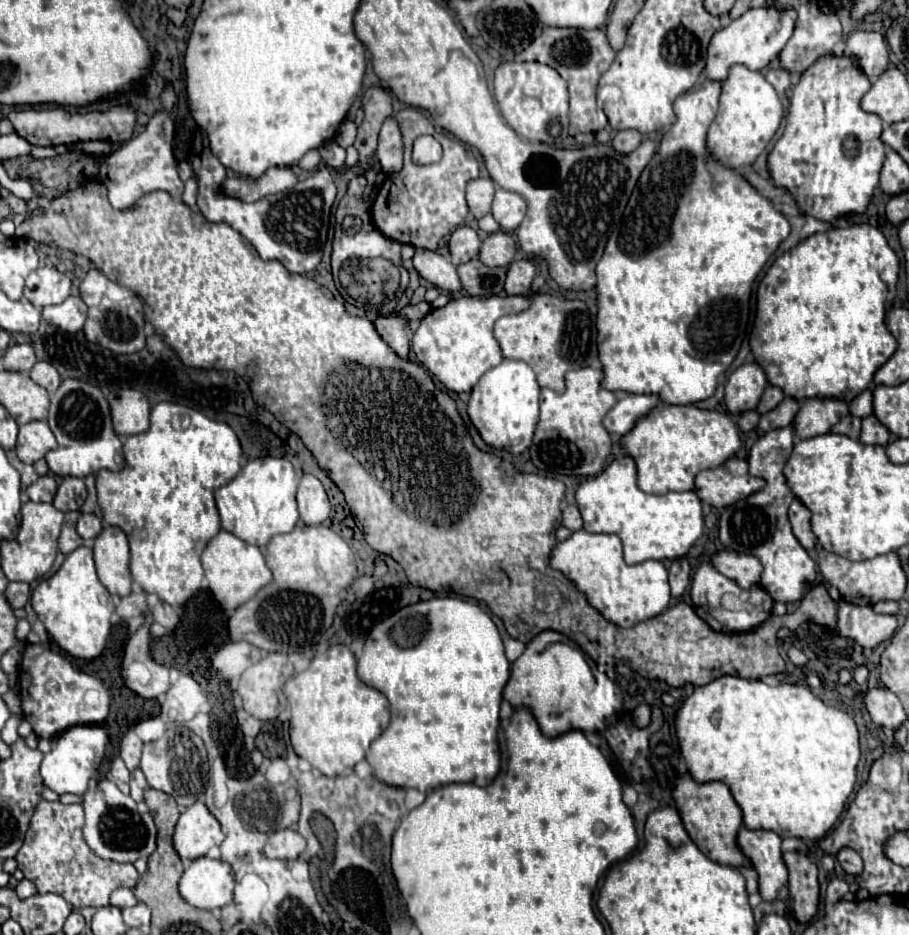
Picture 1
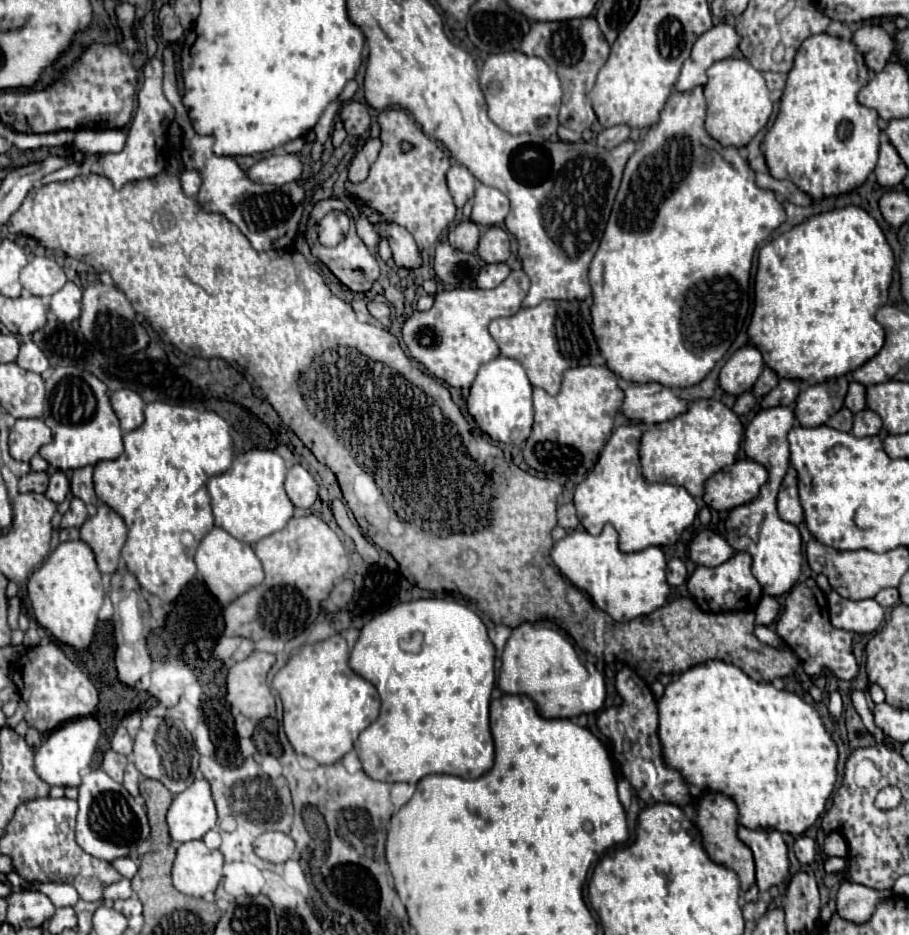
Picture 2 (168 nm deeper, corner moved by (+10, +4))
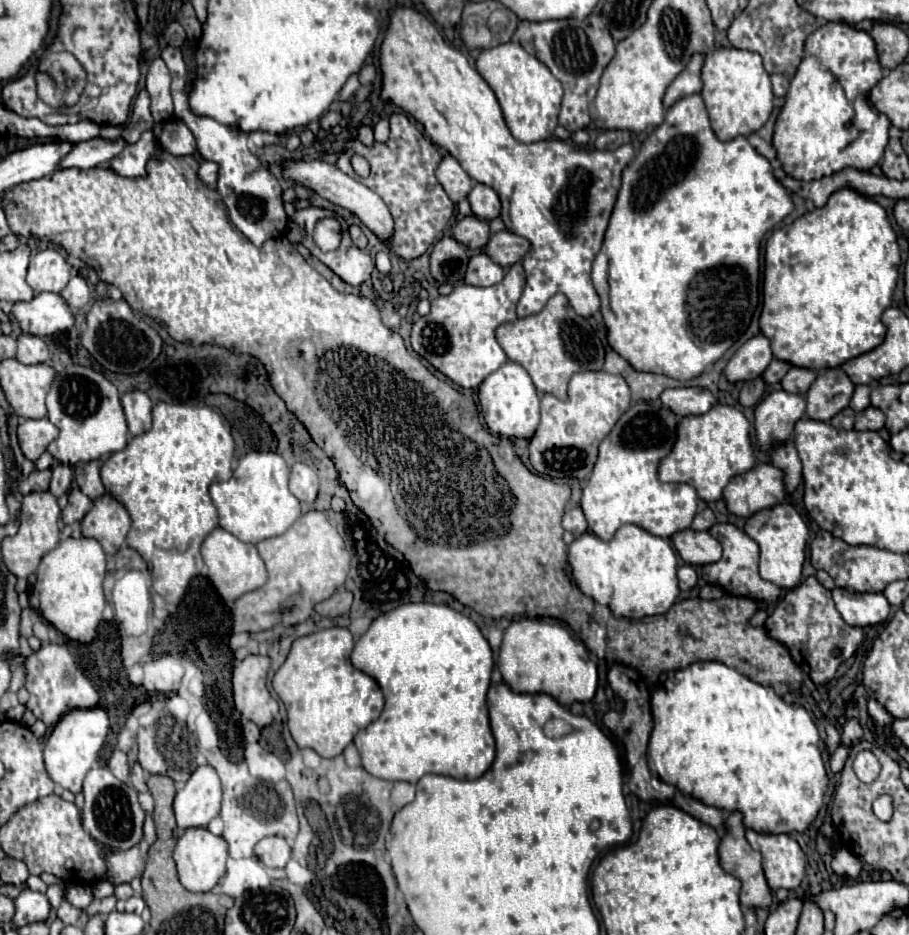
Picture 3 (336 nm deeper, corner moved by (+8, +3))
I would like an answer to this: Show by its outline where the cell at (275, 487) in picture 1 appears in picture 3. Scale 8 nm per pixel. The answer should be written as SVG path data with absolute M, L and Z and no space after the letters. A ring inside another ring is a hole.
M234 442L234 458L232 458L232 478L230 478L230 480L226 480L226 482L214 482L214 484L210 486L210 496L212 496L212 502L214 502L214 506L216 506L216 510L218 510L218 518L220 518L220 528L224 528L224 530L228 530L228 532L230 532L230 534L234 534L234 536L236 536L238 540L242 540L242 542L248 542L248 544L258 544L258 542L262 542L262 540L266 540L266 538L272 538L272 536L280 536L280 534L284 534L284 532L286 532L286 530L288 530L288 528L292 526L292 522L294 522L294 520L296 520L296 518L300 516L300 502L298 502L298 498L296 498L296 496L292 496L292 492L290 492L289 490L290 472L292 472L292 466L294 466L294 464L290 464L290 466L288 466L288 462L284 462L284 460L282 460L282 456L278 456L276 452L248 452L248 454L244 456L244 458L240 458L240 462L239 462L235 458L235 442Z

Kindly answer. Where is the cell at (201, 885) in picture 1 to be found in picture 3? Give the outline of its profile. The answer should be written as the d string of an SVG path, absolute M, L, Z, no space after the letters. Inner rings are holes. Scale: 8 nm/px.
M186 830L174 848L174 860L178 866L180 884L190 892L210 892L218 880L226 874L228 860L228 844L224 838L210 834L208 830Z

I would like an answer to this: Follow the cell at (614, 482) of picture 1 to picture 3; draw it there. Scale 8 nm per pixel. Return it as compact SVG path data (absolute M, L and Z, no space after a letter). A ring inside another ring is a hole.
M658 402L634 404L616 422L612 432L602 440L594 472L582 490L582 510L588 528L602 540L610 540L624 524L636 524L646 532L670 538L690 528L698 496L688 484L660 484L658 462L672 450L678 418Z

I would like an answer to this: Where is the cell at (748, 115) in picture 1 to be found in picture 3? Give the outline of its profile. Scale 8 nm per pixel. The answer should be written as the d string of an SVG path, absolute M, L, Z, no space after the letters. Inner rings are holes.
M720 48L706 56L702 68L702 98L708 108L712 130L720 140L734 140L736 136L750 136L758 132L772 114L774 92L770 76L762 66L762 58L748 50Z

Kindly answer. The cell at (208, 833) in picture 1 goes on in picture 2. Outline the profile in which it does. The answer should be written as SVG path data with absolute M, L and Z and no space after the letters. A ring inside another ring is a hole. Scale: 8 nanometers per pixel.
M196 779L186 791L178 793L168 809L170 835L178 843L202 839L206 831L216 827L216 821L216 805L206 779Z

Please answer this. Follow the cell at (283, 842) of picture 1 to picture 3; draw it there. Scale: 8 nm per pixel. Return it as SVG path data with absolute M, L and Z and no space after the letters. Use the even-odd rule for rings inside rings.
M268 836L256 844L254 854L270 868L284 868L286 862L292 858L292 848L286 842L286 838Z

